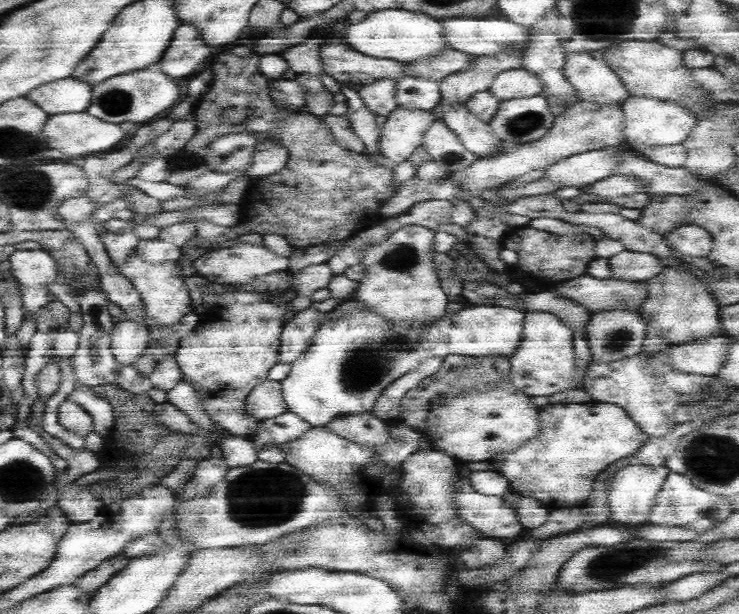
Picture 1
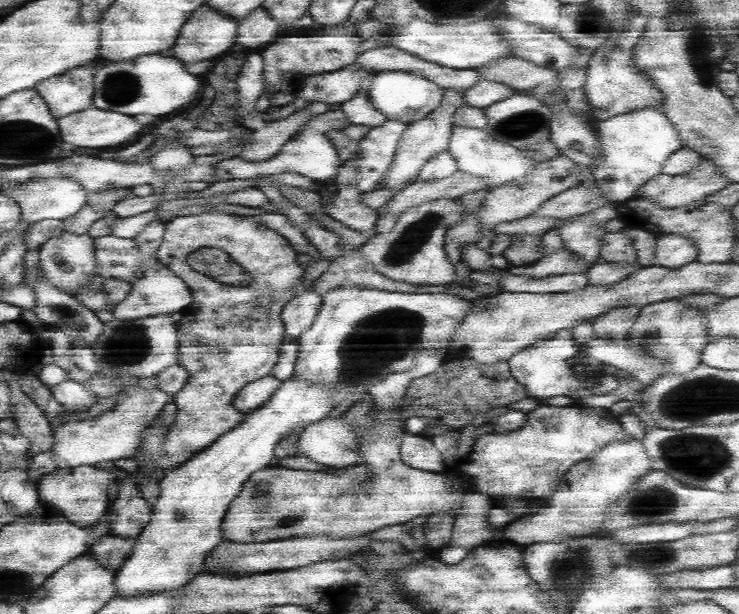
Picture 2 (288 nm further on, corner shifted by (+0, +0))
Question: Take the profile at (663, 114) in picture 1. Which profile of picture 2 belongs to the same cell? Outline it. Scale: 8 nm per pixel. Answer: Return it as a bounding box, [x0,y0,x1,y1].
[592,108,682,204]

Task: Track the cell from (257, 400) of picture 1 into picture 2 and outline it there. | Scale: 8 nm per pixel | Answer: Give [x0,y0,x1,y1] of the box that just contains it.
[234,374,282,414]

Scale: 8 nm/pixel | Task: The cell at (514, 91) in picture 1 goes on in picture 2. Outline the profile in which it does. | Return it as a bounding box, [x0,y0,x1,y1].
[466,80,520,108]

